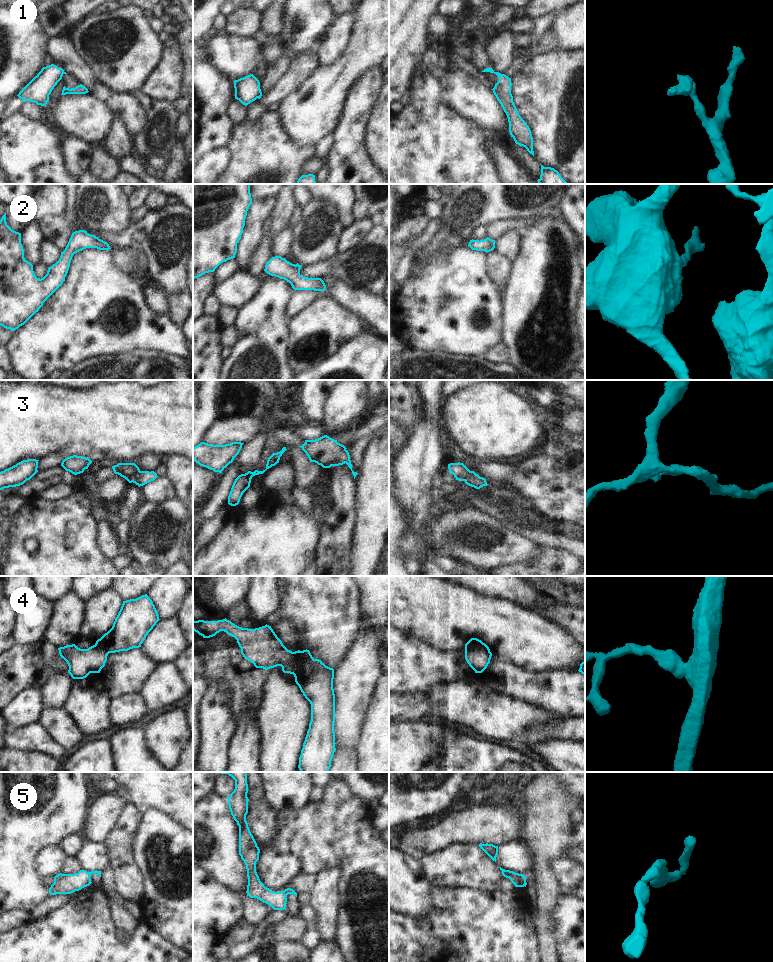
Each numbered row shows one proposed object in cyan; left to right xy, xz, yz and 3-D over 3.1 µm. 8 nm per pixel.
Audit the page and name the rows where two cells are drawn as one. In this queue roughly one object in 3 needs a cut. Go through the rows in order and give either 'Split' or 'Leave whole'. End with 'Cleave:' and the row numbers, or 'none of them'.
1: Split
2: Leave whole
3: Leave whole
4: Split
5: Split
Cleave: 1, 4, 5

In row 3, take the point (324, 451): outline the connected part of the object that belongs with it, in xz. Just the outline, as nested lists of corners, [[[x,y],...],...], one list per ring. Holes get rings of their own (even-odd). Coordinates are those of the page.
[[[327,435],[315,440],[305,440],[305,443],[299,447],[306,453],[310,462],[315,462],[323,468],[346,463],[351,469],[354,479],[358,474],[352,470],[353,466],[347,448]]]

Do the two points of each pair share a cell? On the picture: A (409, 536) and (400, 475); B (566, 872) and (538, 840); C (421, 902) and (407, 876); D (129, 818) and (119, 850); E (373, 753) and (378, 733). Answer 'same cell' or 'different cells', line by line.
A: same cell
B: different cells
C: same cell
D: same cell
E: same cell

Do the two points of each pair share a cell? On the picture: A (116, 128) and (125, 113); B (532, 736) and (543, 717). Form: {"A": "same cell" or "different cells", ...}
{"A": "different cells", "B": "different cells"}

